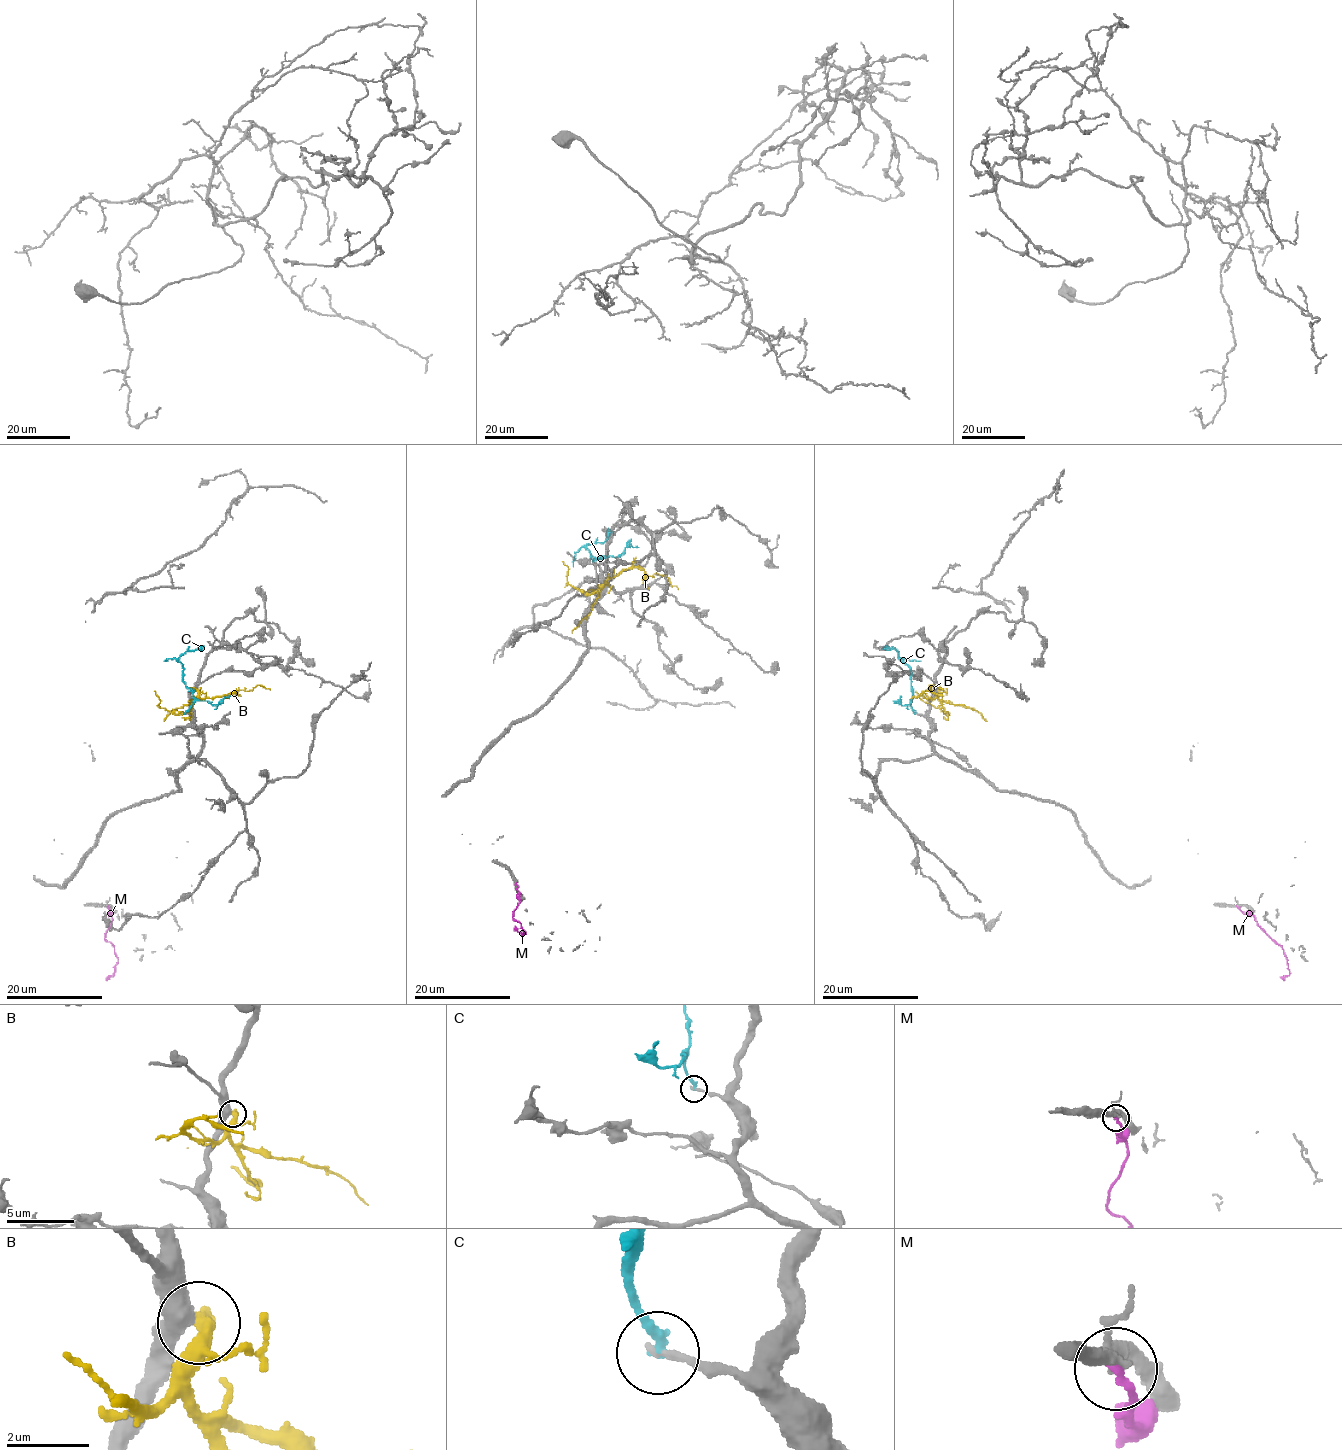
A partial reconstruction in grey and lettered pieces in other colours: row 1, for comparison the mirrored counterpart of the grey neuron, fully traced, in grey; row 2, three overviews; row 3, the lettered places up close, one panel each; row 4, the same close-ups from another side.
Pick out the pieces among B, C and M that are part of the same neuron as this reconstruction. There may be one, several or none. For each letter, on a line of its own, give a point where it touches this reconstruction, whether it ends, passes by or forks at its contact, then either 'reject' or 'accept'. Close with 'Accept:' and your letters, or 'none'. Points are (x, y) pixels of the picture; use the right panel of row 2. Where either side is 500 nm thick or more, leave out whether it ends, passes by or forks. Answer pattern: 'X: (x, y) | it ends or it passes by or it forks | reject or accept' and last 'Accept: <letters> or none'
B: (939, 689) | reject
C: (914, 713) | it ends | reject
M: (1238, 907) | it ends | reject
Accept: none

